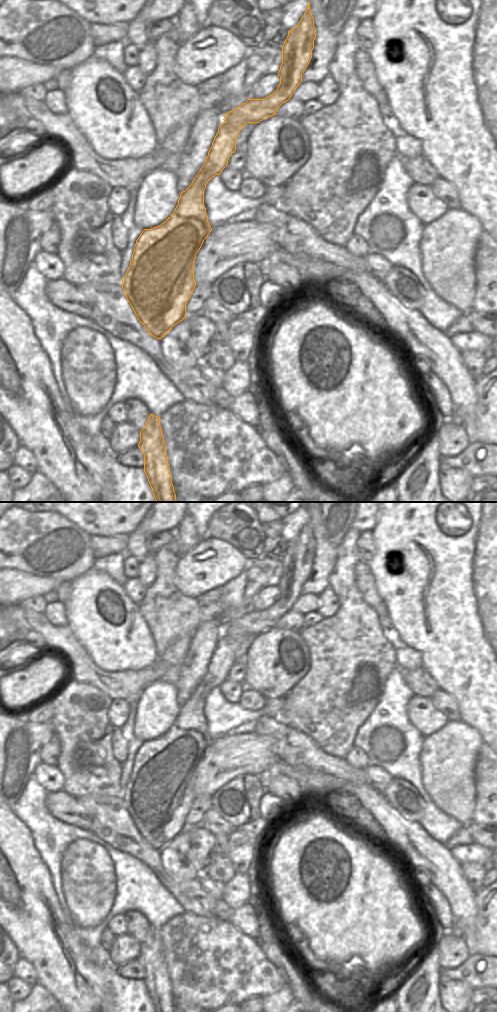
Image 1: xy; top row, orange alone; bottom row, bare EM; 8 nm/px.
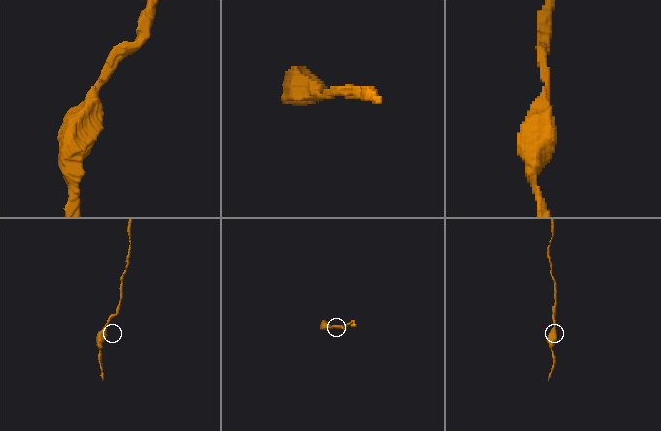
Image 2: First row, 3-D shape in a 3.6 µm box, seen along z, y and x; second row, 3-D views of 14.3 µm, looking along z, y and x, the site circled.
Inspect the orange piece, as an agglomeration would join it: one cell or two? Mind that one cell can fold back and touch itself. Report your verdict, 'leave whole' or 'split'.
leave whole

